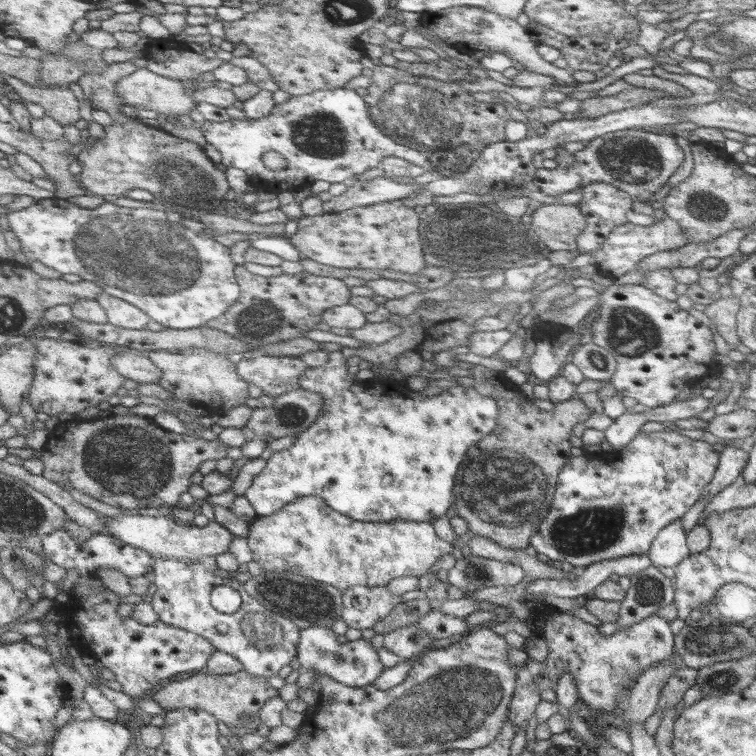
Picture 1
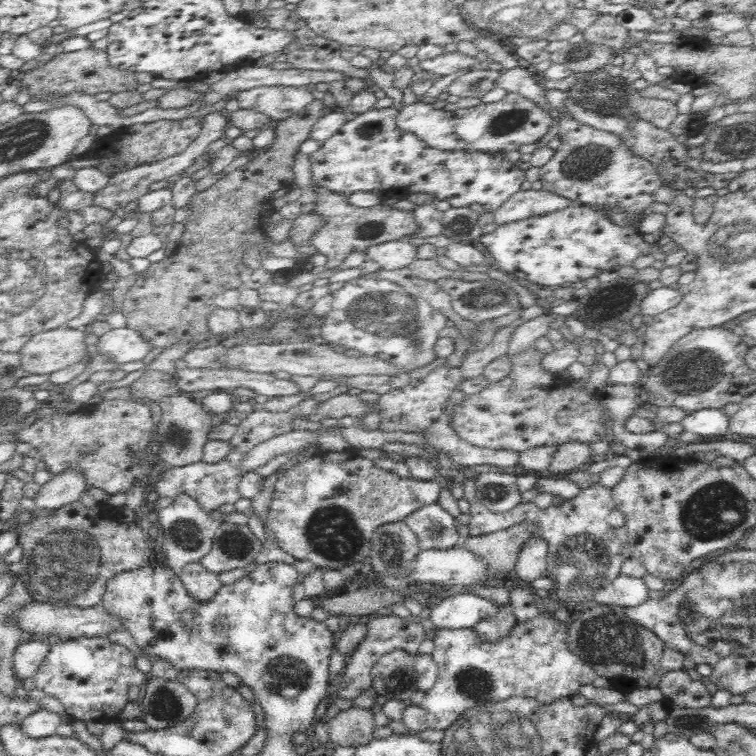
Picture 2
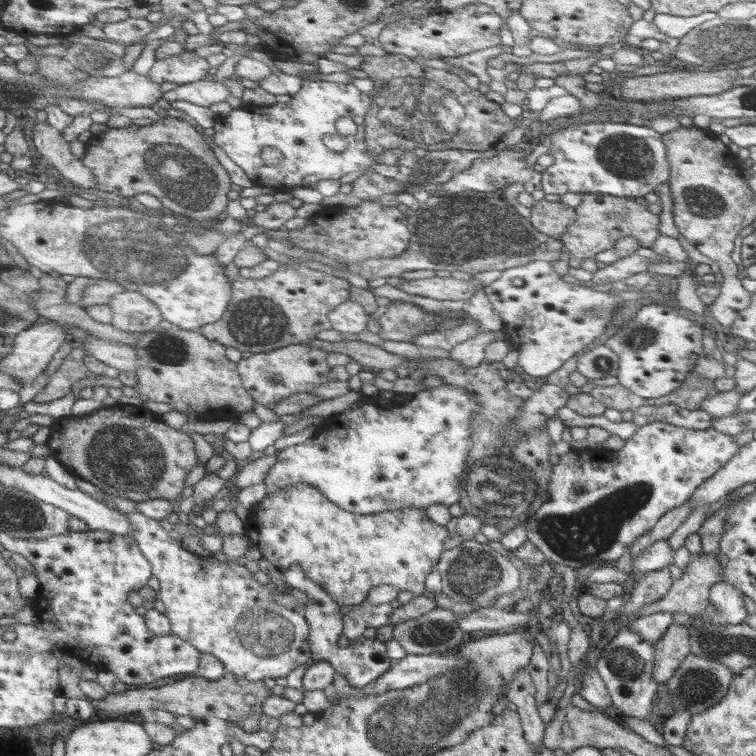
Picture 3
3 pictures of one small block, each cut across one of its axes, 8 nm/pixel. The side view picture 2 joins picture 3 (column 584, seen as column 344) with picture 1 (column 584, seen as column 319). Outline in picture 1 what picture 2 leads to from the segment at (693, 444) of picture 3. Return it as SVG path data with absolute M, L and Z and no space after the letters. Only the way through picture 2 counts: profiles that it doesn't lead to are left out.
M657 431L657 432L643 432L639 433L626 445L622 450L611 451L608 454L594 453L583 454L581 456L574 456L567 461L567 464L563 466L563 470L558 477L558 486L555 491L555 498L551 504L551 510L546 517L543 518L543 522L540 522L539 529L536 530L536 534L530 538L530 544L535 550L548 556L550 563L560 564L561 562L568 562L575 568L586 568L591 564L600 561L610 561L614 558L633 556L634 554L646 557L648 550L651 550L652 542L657 536L659 536L660 530L666 528L673 521L680 520L694 504L700 499L700 494L704 490L704 486L712 481L716 470L718 469L718 463L720 458L720 452L714 448L714 444L709 444L704 440L694 440L688 436L684 436L677 431Z

